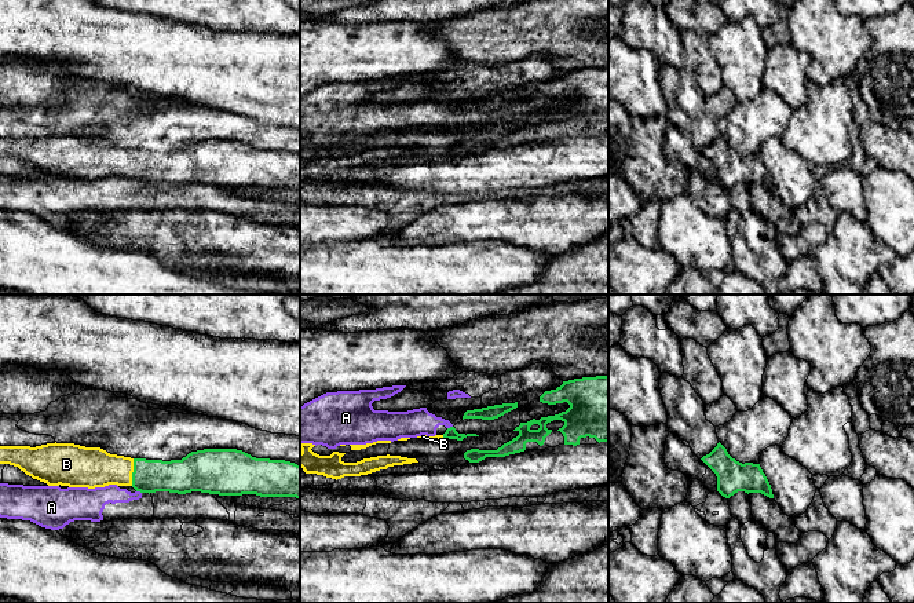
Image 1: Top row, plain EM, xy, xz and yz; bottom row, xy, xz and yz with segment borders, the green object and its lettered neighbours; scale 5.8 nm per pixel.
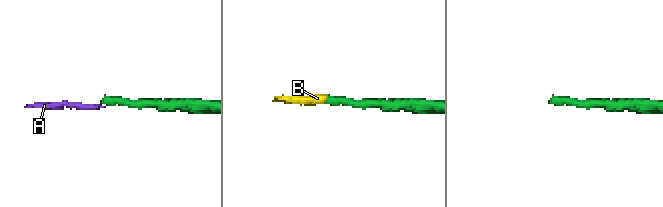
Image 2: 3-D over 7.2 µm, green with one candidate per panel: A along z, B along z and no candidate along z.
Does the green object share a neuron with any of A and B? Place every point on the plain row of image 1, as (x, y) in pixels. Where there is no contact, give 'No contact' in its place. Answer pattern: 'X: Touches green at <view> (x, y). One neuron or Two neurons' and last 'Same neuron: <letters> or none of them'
A: Touches green at xy (139, 182). Two neurons
B: Touches green at xy (132, 164). One neuron
Same neuron: B

